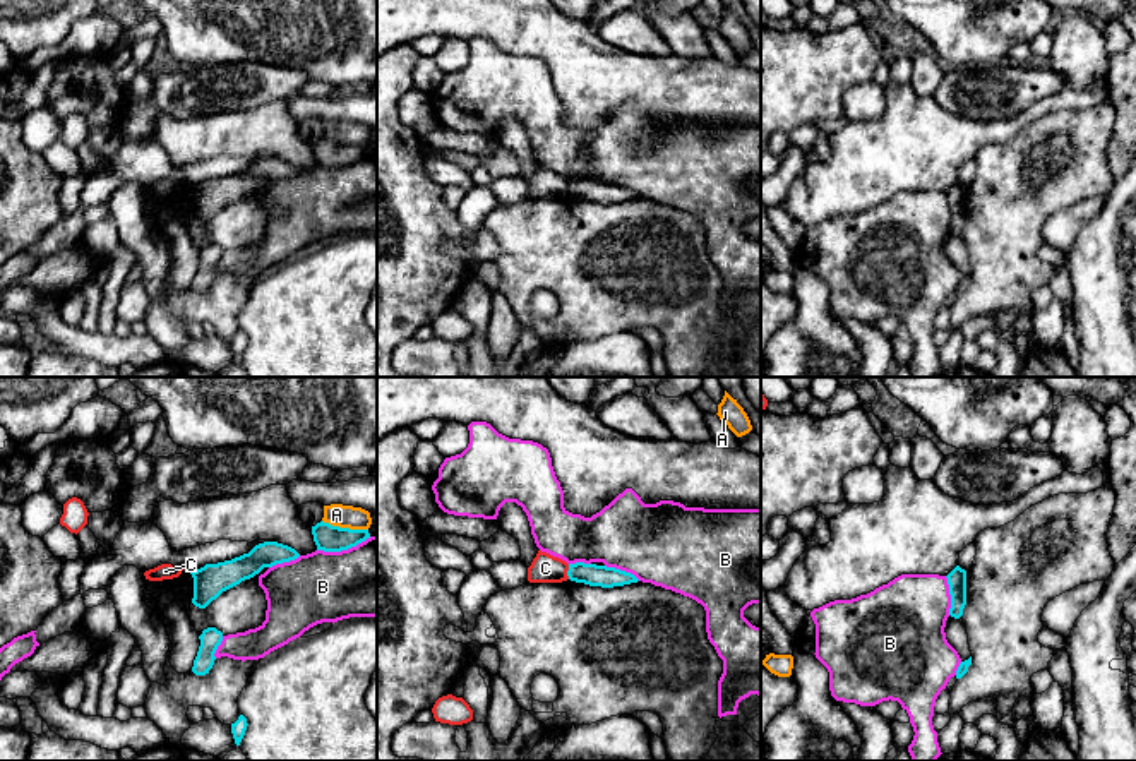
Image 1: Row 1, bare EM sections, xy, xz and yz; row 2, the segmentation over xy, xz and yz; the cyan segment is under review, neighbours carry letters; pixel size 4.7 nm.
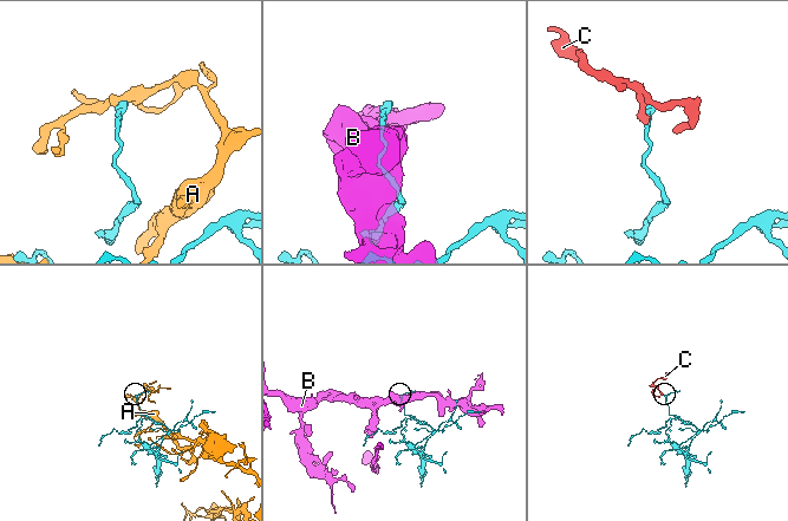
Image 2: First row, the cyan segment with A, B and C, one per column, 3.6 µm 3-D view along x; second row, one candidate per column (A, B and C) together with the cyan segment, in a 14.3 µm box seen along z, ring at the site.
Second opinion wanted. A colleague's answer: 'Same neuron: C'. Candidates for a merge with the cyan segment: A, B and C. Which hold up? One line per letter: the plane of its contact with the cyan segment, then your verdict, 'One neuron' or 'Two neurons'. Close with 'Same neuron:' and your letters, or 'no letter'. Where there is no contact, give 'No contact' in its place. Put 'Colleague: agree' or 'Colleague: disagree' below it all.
A: Touches cyan in xy. Two neurons
B: Touches cyan in xy. Two neurons
C: Touches cyan in xz. Two neurons
Same neuron: no letter
Colleague: disagree

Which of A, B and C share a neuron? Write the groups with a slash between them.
A / B / C

